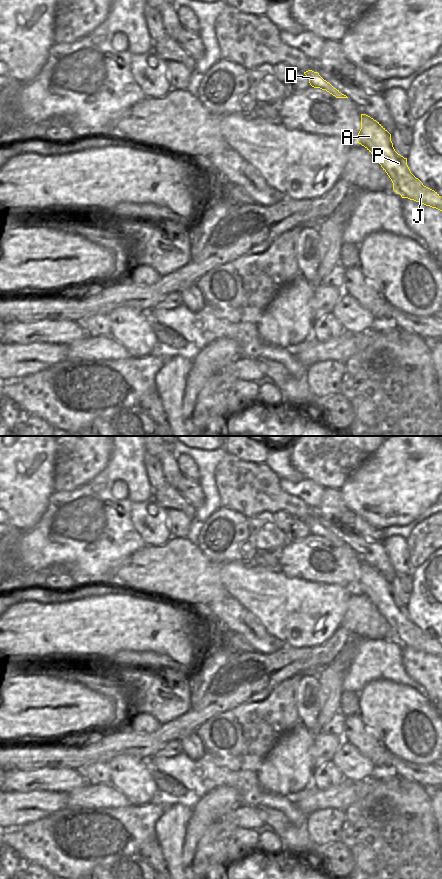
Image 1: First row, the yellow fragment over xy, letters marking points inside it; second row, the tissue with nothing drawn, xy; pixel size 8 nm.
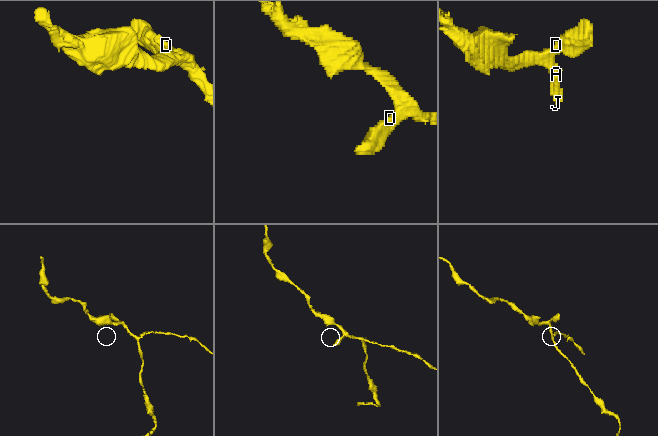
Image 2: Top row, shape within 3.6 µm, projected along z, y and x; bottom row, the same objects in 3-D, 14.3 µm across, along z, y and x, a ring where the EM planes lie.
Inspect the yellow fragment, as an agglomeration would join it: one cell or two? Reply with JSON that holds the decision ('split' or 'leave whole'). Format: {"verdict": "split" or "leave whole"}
{"verdict": "leave whole"}

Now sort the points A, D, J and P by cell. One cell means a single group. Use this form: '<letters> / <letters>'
A D J P

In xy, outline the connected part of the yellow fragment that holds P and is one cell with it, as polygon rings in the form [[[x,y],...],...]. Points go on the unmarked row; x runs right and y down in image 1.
[[[361,562],[361,577],[357,590],[364,594],[381,613],[393,631],[393,638],[426,654],[442,659],[442,645],[416,626],[407,613],[407,606],[398,602],[391,589],[391,582],[376,568]]]

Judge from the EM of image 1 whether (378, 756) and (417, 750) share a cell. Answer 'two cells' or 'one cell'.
two cells

